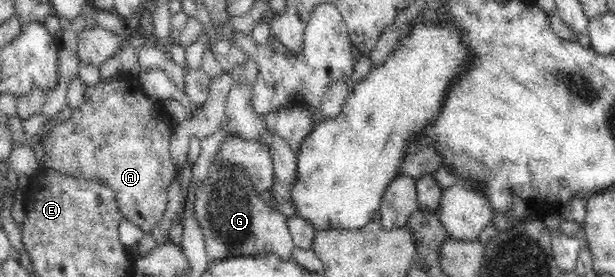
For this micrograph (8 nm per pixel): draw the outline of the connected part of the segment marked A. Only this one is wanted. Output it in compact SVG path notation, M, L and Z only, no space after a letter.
M119 78L87 86L85 103L42 140L46 158L41 167L103 184L112 191L124 218L145 234L150 233L164 217L167 191L177 171L170 155L174 129L163 115L160 101L147 99L143 91L126 91L126 84Z

